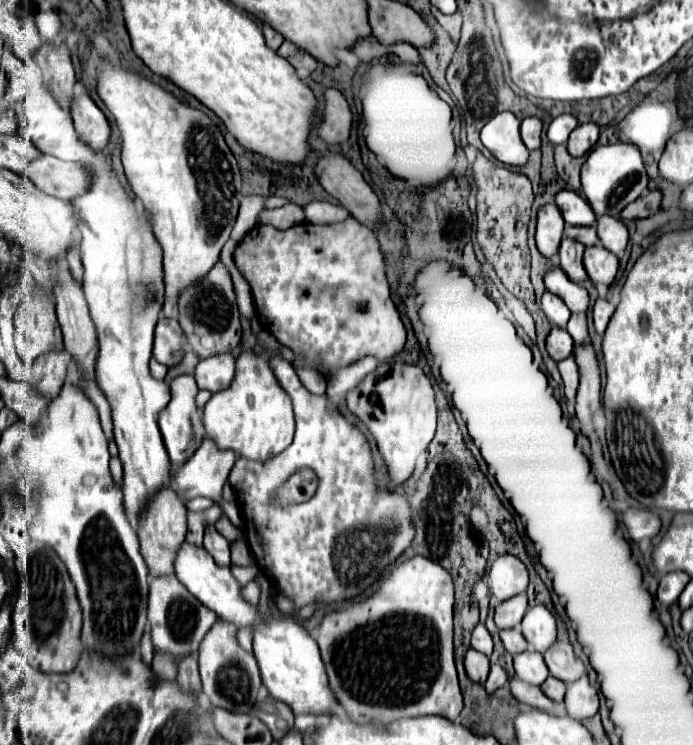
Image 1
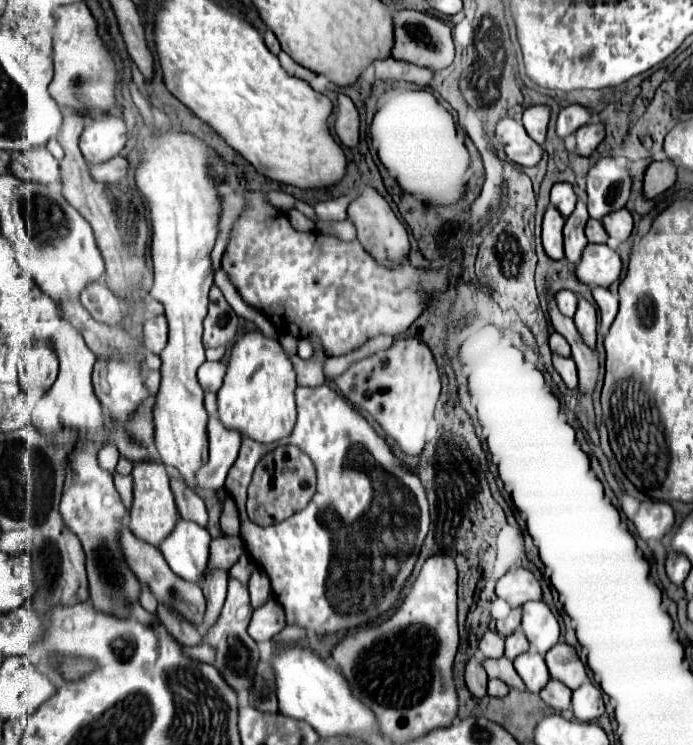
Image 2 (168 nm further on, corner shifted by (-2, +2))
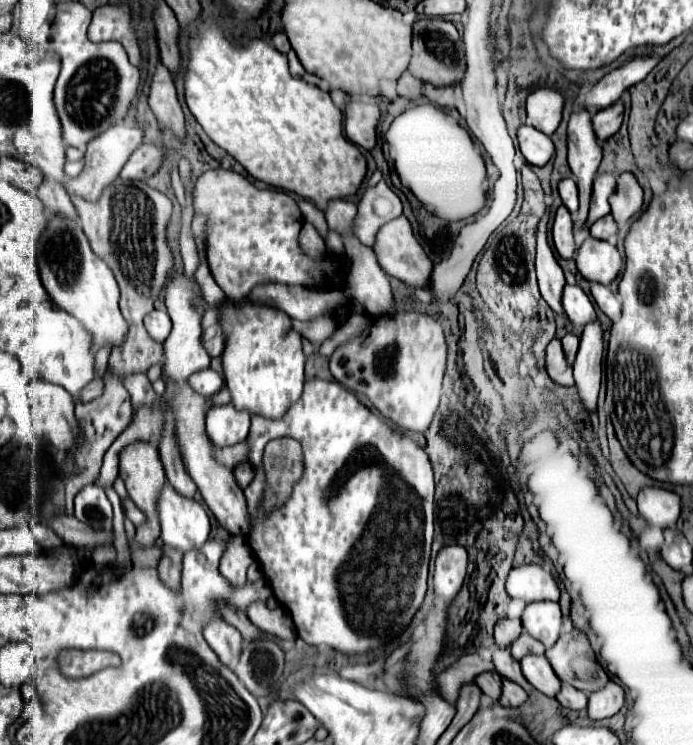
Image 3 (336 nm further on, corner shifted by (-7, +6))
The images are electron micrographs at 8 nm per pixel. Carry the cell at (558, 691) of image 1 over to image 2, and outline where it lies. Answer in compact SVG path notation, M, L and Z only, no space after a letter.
M549 680L547 682L547 686L541 690L541 700L547 704L547 706L551 706L551 708L555 708L555 710L567 710L569 706L571 706L571 690L565 686L565 684L561 684L559 680Z

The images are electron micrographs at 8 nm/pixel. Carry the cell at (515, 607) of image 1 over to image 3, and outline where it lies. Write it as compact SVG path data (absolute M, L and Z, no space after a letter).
M498 620L494 628L494 644L500 648L510 648L510 644L518 638L522 632L520 620Z

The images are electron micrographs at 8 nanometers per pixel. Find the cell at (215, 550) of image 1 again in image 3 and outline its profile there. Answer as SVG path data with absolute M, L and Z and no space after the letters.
M222 618L212 620L204 628L204 638L222 664L232 666L240 658L244 640L242 640L240 632L234 626L230 626L228 622L224 622Z

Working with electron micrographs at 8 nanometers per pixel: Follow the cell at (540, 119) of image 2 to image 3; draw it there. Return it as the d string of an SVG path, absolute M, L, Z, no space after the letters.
M538 88L528 96L526 110L528 110L528 124L550 136L554 134L554 130L562 120L564 98L554 88Z

